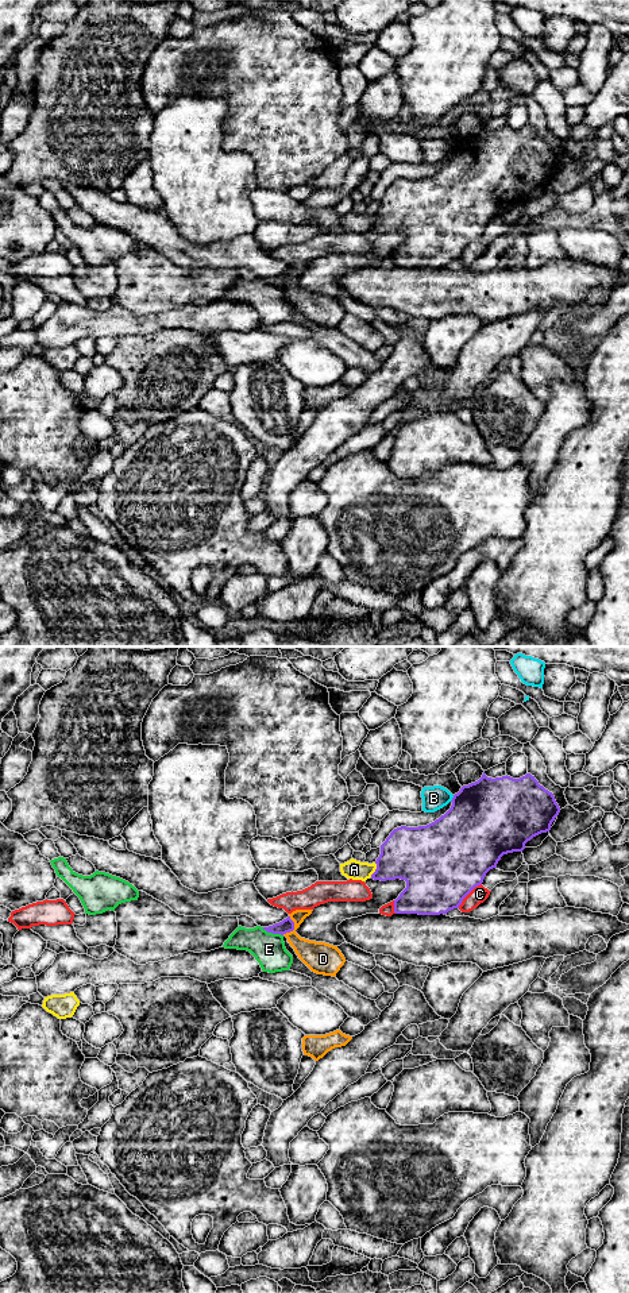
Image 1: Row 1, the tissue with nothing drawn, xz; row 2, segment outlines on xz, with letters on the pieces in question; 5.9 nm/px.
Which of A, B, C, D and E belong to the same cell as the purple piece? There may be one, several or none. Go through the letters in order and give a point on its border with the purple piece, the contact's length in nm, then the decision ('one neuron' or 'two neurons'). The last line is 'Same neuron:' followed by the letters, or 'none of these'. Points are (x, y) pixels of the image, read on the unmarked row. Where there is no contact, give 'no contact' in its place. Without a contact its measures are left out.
A: meets purple in xz at (375, 222); contact 90 nm long; two neurons
B: meets purple in xz at (452, 150); contact 50 nm long; two neurons
C: meets purple in xz at (467, 246); contact 200 nm long; two neurons
D: meets purple in xz at (293, 280); contact 130 nm long; two neurons
E: meets purple in xz at (273, 285); contact 140 nm long; two neurons
Same neuron: none of these

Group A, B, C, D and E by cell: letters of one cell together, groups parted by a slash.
A / B / C / D / E

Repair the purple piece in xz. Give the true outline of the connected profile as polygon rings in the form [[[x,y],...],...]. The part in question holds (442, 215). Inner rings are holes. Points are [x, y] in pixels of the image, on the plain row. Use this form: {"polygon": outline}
{"polygon": [[[483,124],[478,134],[463,138],[451,154],[451,161],[435,174],[397,180],[381,197],[371,231],[406,233],[406,240],[394,252],[395,266],[445,267],[459,260],[503,207],[522,204],[528,193],[551,182],[560,165],[553,146],[530,126],[520,131],[508,127],[491,131]]]}

